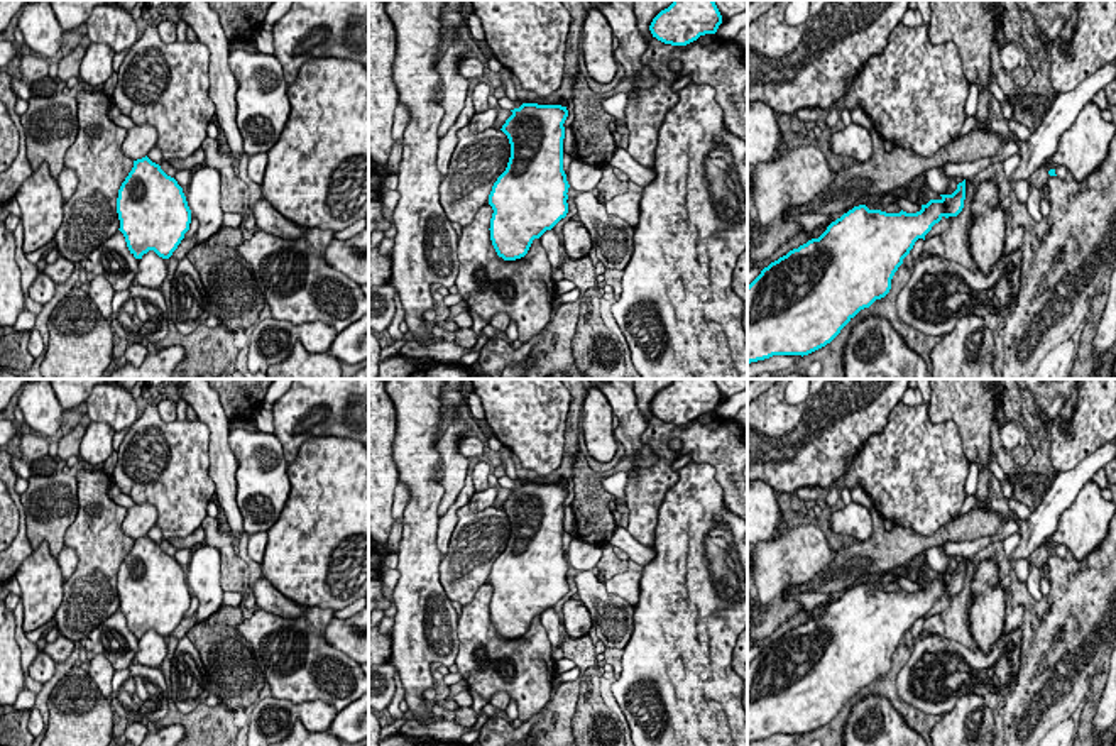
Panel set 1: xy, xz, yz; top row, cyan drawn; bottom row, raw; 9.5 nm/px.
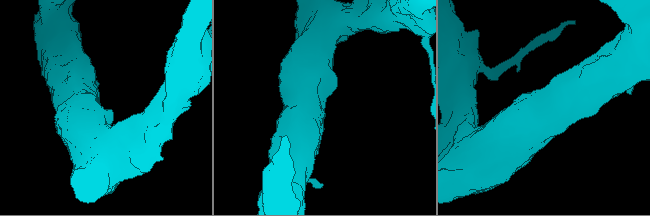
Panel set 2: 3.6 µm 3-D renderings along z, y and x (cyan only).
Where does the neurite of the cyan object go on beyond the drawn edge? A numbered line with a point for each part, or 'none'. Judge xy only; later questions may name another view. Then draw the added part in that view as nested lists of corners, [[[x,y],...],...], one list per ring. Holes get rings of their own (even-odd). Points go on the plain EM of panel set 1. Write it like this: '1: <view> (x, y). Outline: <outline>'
none

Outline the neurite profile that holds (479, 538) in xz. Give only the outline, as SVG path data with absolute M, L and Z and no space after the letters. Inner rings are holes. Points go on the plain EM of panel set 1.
M468 504L457 511L457 526L448 553L440 563L440 582L450 601L468 606L475 592L489 584L497 557L506 550L511 523L501 507L473 513Z

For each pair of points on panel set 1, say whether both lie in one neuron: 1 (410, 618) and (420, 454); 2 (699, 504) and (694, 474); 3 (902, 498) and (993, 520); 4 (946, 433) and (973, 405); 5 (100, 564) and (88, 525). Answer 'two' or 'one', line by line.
1: one
2: one
3: two
4: two
5: one

